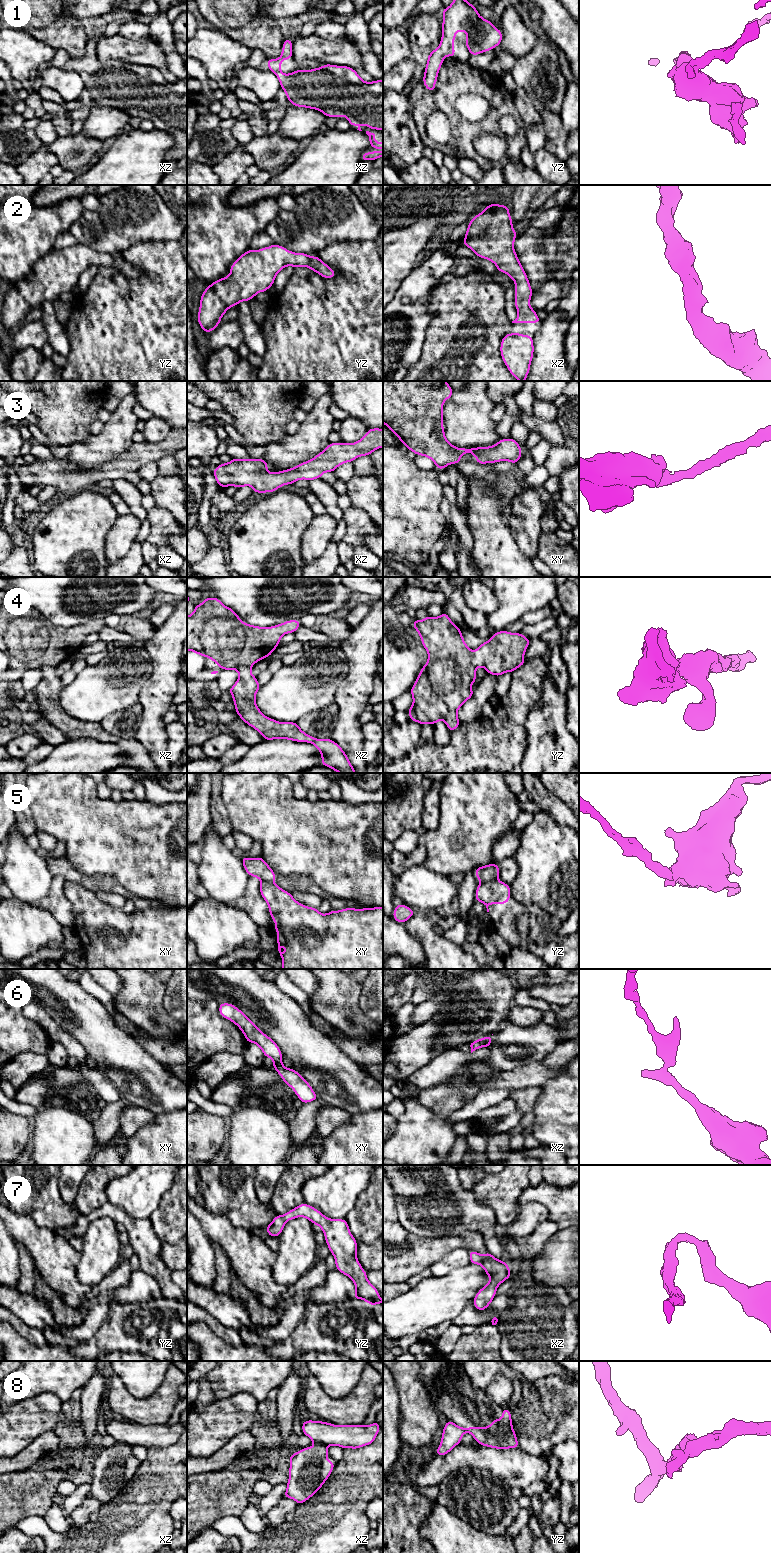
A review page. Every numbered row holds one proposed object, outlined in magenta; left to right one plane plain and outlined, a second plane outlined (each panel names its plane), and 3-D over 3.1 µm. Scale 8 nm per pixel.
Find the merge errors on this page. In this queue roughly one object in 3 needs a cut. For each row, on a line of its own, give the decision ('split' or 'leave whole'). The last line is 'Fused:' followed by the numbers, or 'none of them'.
1: leave whole
2: leave whole
3: leave whole
4: leave whole
5: split
6: leave whole
7: leave whole
8: split
Fused: 5, 8

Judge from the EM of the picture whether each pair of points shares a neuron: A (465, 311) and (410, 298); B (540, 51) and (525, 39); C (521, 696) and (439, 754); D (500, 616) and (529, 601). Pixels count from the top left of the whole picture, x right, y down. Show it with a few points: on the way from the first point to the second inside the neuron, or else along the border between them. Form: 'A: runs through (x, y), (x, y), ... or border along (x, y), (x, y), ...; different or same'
A: border along (439, 284), (428, 325); different
B: border along (538, 39), (536, 44), (527, 53), (516, 59); different
C: runs through (503, 717), (474, 746), (464, 754), (460, 754); same
D: runs through (507, 612), (518, 601), (522, 601); same

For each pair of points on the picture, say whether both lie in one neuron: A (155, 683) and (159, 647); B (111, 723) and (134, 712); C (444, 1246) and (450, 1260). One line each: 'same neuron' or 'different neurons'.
A: same neuron
B: same neuron
C: different neurons

